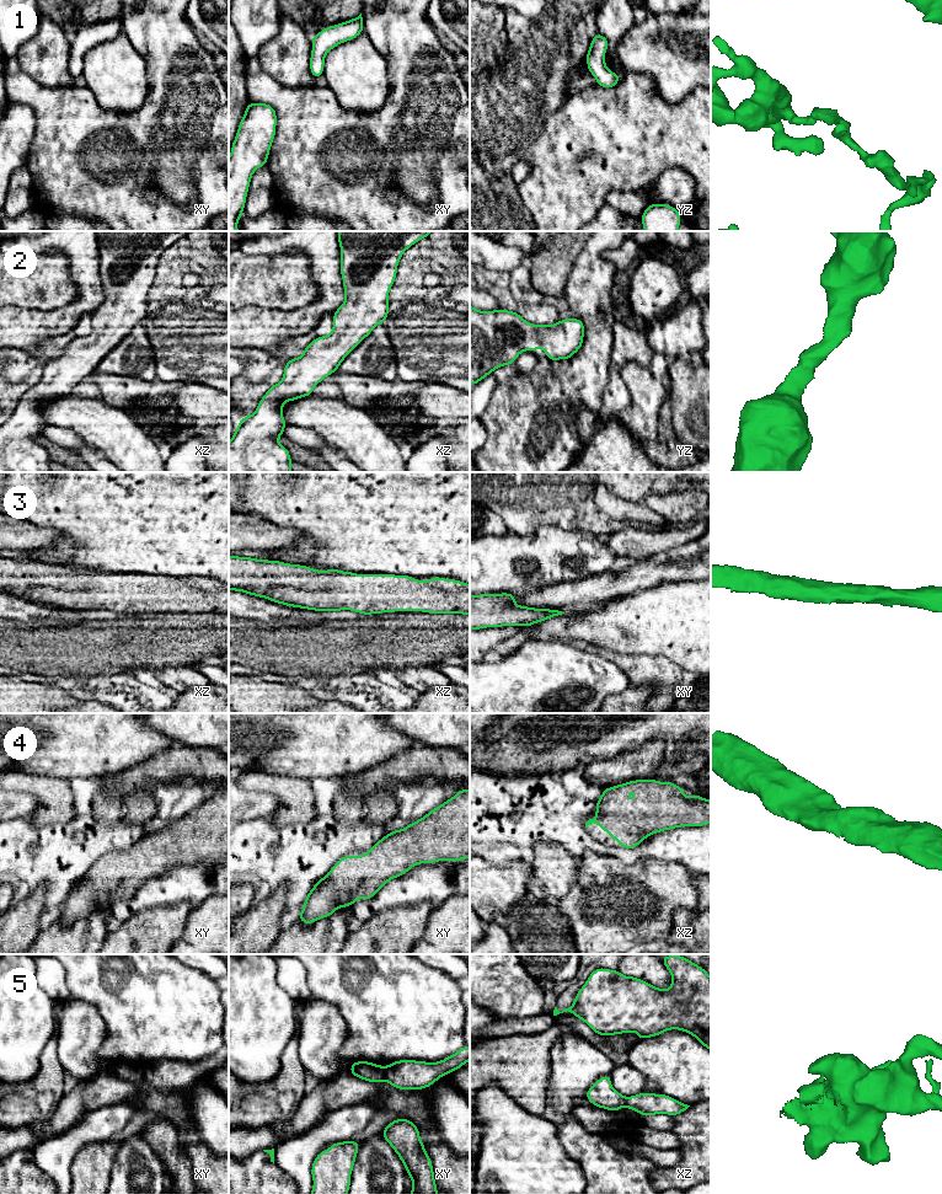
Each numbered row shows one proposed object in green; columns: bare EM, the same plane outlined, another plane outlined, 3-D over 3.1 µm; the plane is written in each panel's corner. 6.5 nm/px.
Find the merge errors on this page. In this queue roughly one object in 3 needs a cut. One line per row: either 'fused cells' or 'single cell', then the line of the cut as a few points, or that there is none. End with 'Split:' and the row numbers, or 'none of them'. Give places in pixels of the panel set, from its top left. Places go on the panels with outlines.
1: single cell; cut none
2: single cell; cut none
3: single cell; cut none
4: single cell; cut none
5: fused cells; cut xy (384, 1067), (381, 1079)
Split: 5

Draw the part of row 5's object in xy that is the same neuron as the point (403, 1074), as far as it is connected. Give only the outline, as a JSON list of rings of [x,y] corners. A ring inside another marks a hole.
[[[470,1046],[437,1062],[398,1060],[384,1067],[382,1080],[397,1089],[424,1089],[470,1060]]]

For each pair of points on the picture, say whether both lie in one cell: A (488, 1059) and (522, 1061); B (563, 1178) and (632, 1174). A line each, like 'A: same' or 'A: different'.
A: same
B: different

